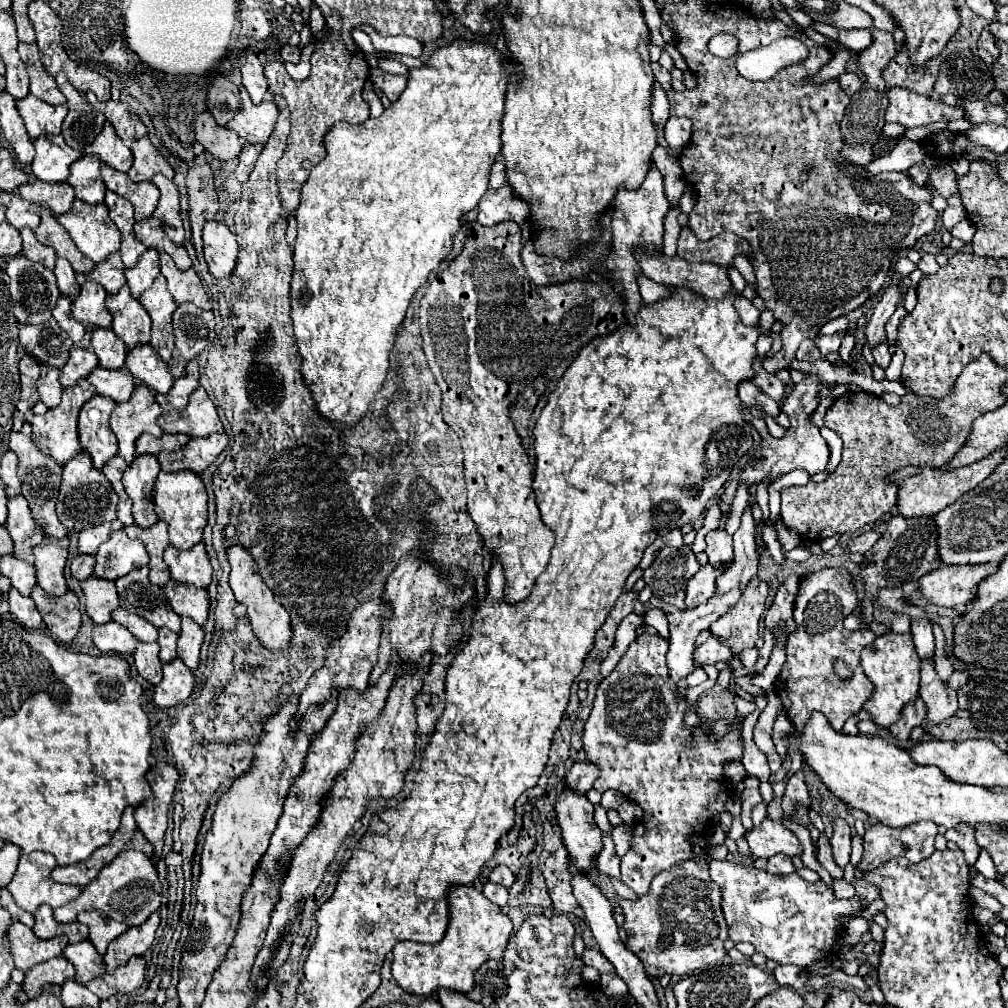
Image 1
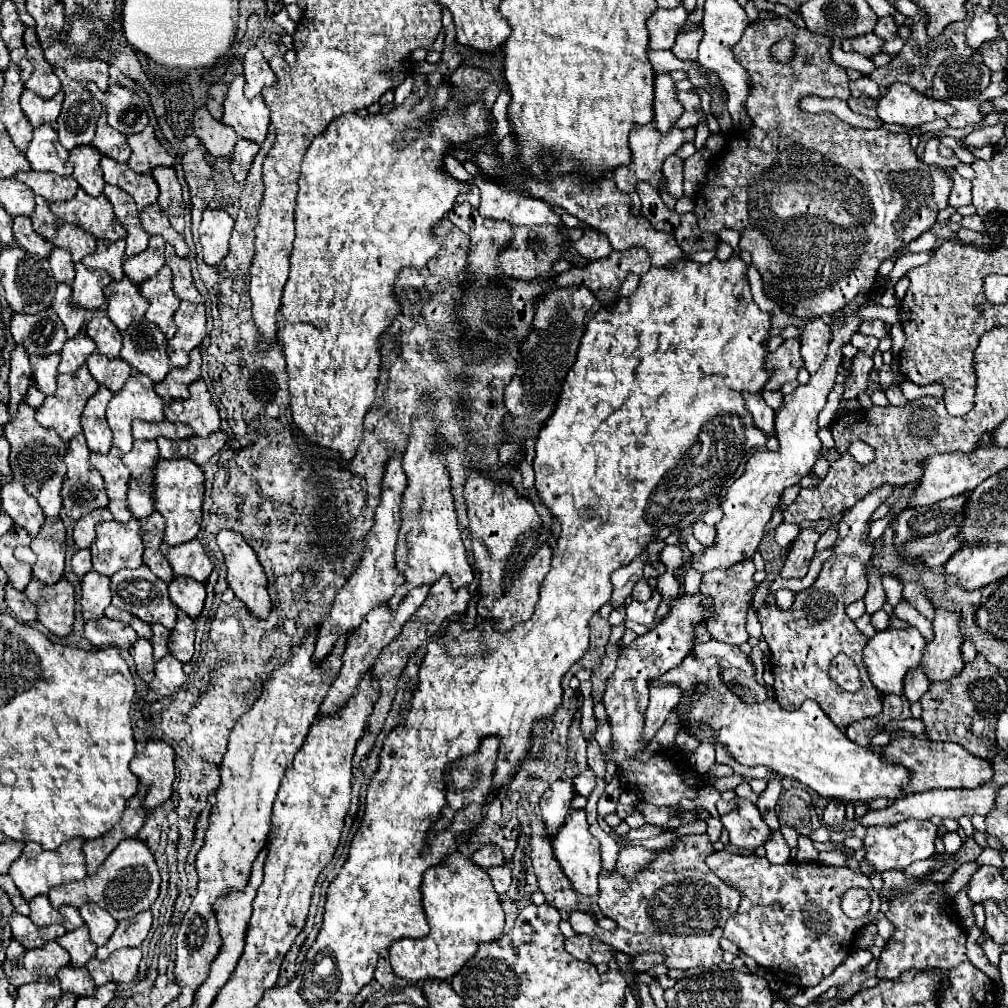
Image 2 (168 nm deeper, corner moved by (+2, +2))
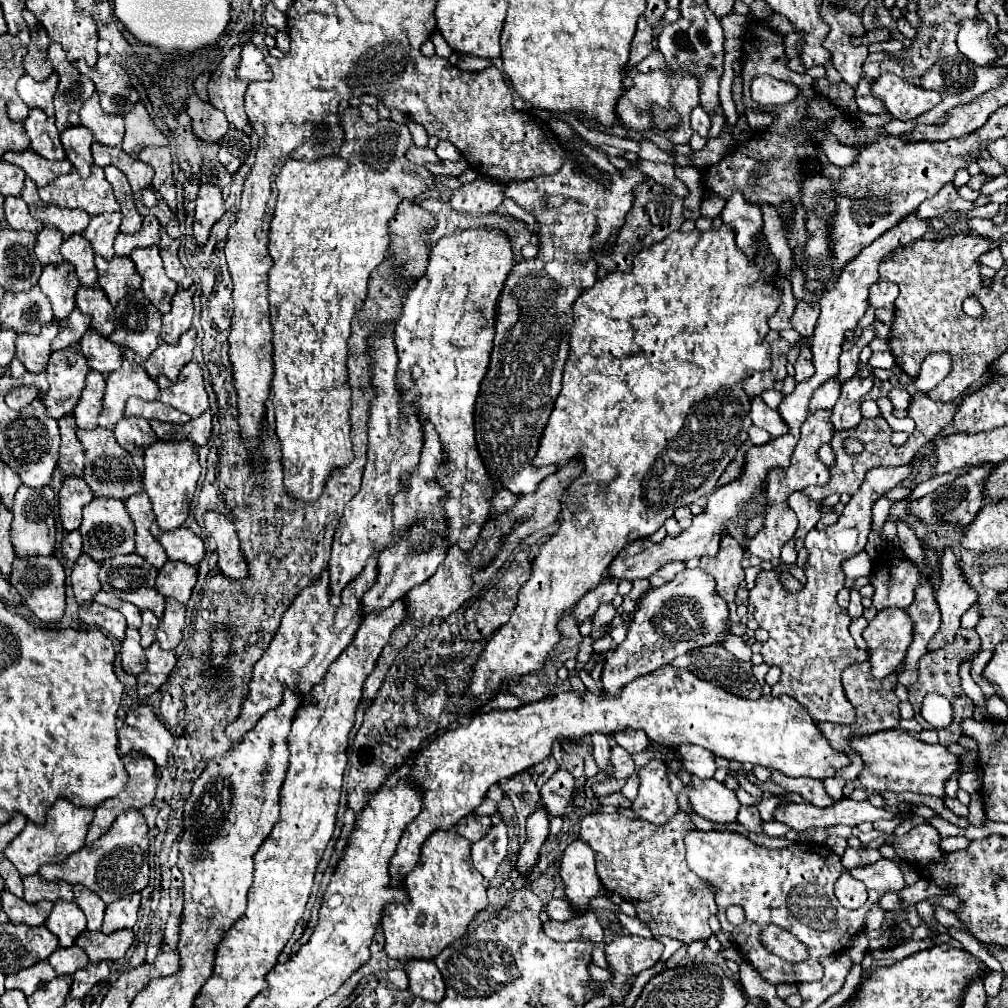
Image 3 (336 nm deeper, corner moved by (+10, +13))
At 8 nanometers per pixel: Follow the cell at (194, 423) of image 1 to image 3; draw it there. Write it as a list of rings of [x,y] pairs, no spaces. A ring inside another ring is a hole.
[[[190,361],[182,371],[176,383],[170,383],[166,377],[156,379],[160,387],[160,401],[190,415],[202,415],[208,409],[208,393],[204,389],[202,371],[196,361]]]

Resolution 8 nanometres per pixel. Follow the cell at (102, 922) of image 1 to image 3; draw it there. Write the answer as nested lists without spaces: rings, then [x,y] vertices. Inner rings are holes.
[[[74,885],[72,891],[74,891],[74,901],[86,915],[88,931],[98,931],[102,927],[102,919],[104,919],[104,911],[106,911],[104,901],[96,893],[86,889],[84,885]]]

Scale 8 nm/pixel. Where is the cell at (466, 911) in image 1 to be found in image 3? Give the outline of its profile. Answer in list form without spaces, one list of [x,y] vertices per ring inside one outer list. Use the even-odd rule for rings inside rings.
[[[436,831],[432,839],[422,845],[420,861],[404,879],[410,895],[410,905],[392,903],[386,907],[382,931],[386,937],[384,951],[390,959],[436,959],[448,943],[460,939],[474,921],[474,917],[488,907],[484,877],[476,871],[470,859],[470,843],[454,831]]]

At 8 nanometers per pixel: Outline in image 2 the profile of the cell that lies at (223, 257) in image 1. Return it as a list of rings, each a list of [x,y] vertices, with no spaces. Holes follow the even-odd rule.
[[[206,208],[200,222],[200,244],[204,248],[204,262],[214,266],[228,254],[228,240],[234,220],[222,208]]]

